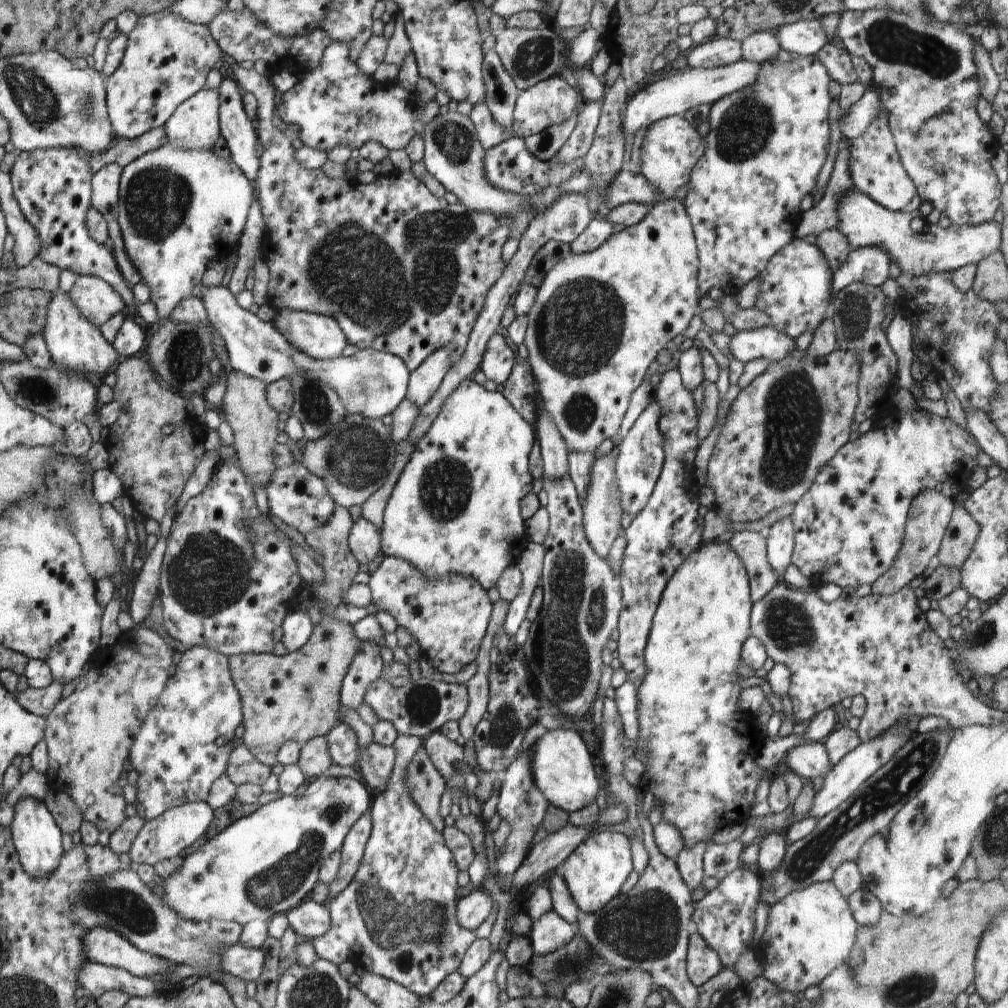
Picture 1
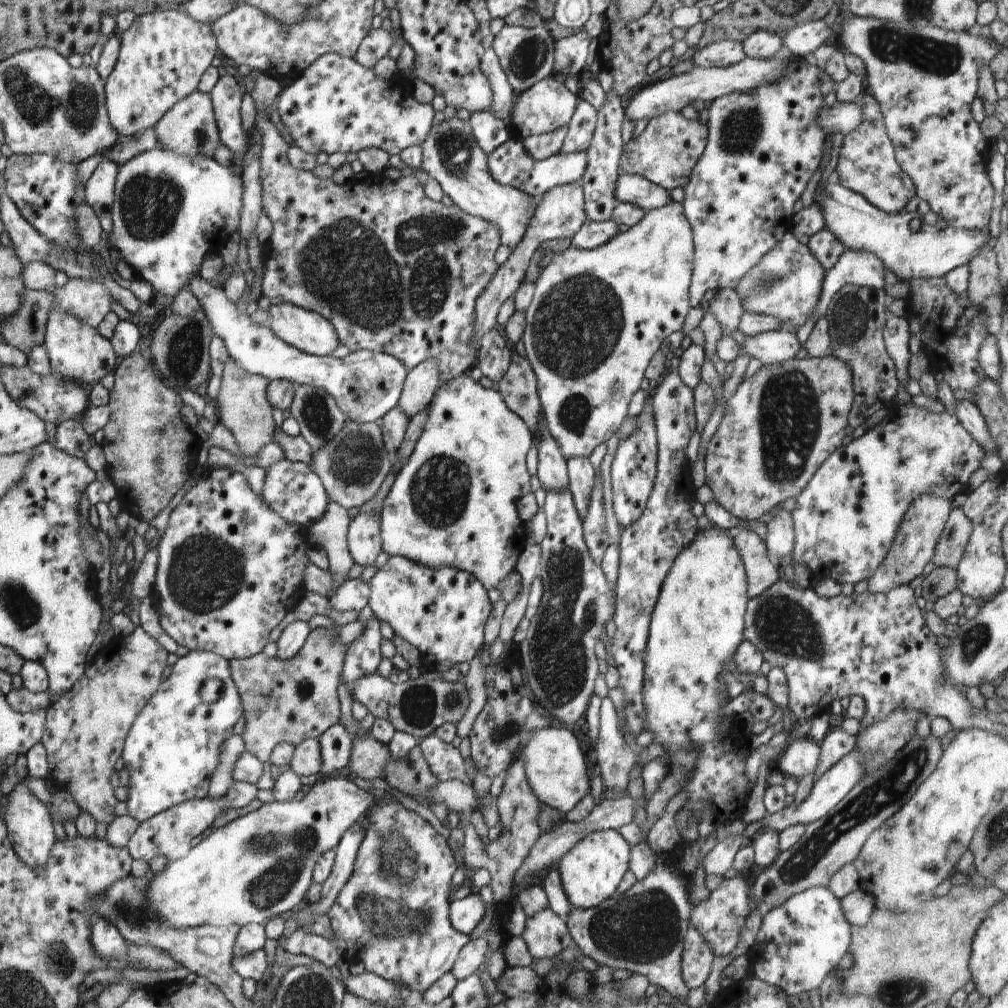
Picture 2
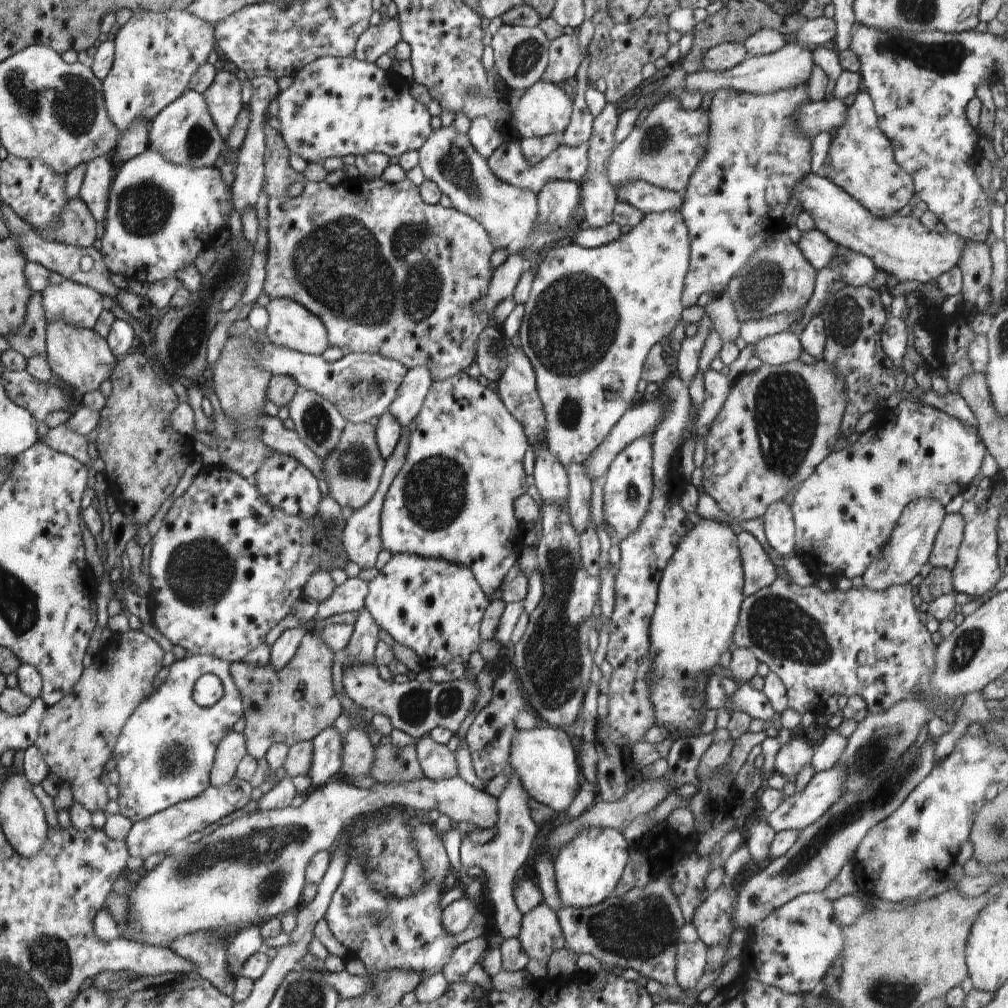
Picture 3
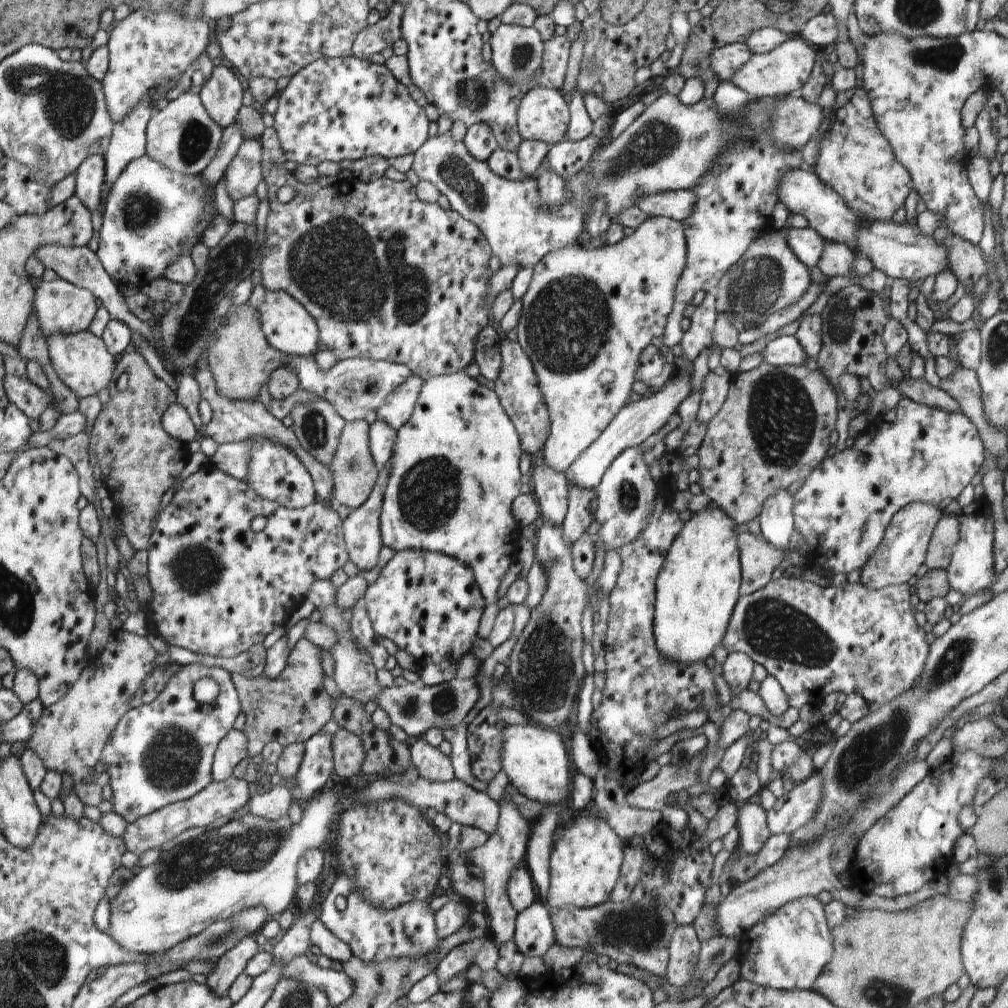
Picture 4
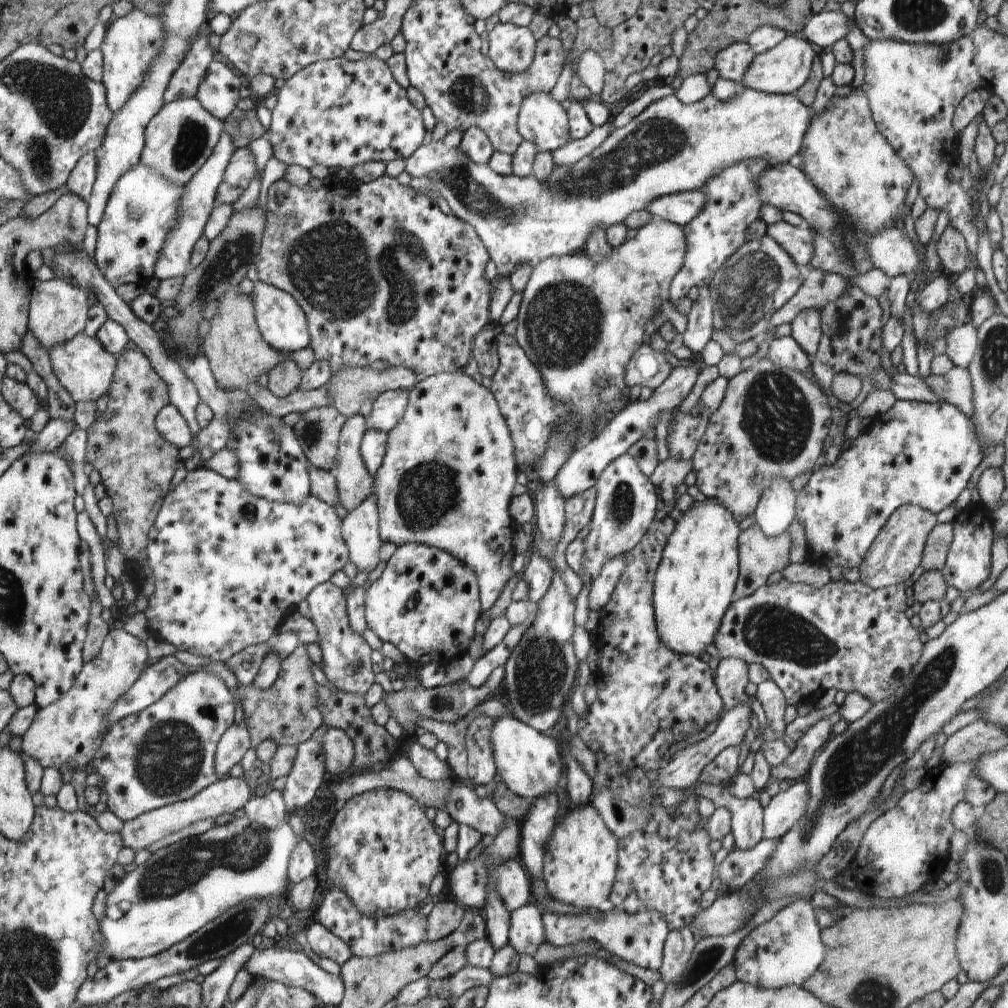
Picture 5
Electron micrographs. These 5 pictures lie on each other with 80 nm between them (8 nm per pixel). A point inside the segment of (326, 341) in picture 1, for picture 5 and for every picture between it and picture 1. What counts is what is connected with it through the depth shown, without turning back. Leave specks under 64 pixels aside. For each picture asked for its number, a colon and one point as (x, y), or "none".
2: (307, 331)
3: (292, 326)
4: (288, 327)
5: (282, 321)

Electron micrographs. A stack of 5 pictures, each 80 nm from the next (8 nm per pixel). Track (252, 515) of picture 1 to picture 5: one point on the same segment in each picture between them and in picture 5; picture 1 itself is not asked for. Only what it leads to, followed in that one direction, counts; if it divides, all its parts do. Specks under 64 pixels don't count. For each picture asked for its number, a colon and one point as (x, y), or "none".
2: (227, 564)
3: (222, 579)
4: (219, 587)
5: (229, 567)

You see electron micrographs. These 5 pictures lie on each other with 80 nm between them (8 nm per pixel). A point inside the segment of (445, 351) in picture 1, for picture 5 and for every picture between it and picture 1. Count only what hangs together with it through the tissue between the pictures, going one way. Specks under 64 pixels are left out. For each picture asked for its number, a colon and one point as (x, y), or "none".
2: (420, 386)
3: (406, 406)
4: (398, 407)
5: (388, 408)

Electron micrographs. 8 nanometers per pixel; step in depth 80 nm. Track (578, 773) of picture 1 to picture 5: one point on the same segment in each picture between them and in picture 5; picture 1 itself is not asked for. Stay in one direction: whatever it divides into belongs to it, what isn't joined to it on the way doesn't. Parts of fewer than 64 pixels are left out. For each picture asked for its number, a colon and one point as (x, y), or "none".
2: (556, 768)
3: (544, 758)
4: (535, 761)
5: (530, 764)

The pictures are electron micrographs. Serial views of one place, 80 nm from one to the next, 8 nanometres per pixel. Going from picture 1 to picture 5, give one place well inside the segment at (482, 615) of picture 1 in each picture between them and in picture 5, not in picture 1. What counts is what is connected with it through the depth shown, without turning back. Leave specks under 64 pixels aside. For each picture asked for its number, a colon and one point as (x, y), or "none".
2: (443, 612)
3: (436, 609)
4: (428, 604)
5: (426, 603)

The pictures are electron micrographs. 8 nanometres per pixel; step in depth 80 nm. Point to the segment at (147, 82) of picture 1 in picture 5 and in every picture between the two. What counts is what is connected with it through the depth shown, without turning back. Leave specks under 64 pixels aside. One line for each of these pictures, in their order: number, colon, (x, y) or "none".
2: (163, 54)
3: (155, 54)
4: (148, 51)
5: (132, 43)

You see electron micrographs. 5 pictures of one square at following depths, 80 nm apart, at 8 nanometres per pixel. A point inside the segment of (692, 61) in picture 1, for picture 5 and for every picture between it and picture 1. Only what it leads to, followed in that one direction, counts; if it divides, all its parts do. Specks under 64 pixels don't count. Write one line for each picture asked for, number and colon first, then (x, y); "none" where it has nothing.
2: (725, 53)
3: (724, 56)
4: (724, 61)
5: (732, 62)

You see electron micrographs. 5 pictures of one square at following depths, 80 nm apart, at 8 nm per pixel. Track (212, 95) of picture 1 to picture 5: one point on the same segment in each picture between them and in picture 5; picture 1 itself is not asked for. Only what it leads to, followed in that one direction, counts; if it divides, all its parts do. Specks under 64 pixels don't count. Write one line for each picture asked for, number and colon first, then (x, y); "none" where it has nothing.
2: (189, 128)
3: (184, 131)
4: (182, 137)
5: (179, 140)

